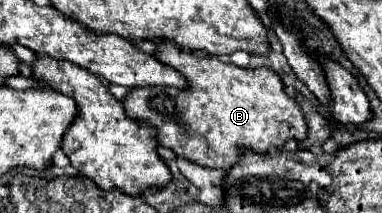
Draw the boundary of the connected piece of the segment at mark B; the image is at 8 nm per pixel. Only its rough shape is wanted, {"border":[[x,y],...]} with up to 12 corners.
{"border":[[156,58],[188,88],[134,88],[130,118],[204,168],[306,140],[274,70]]}

